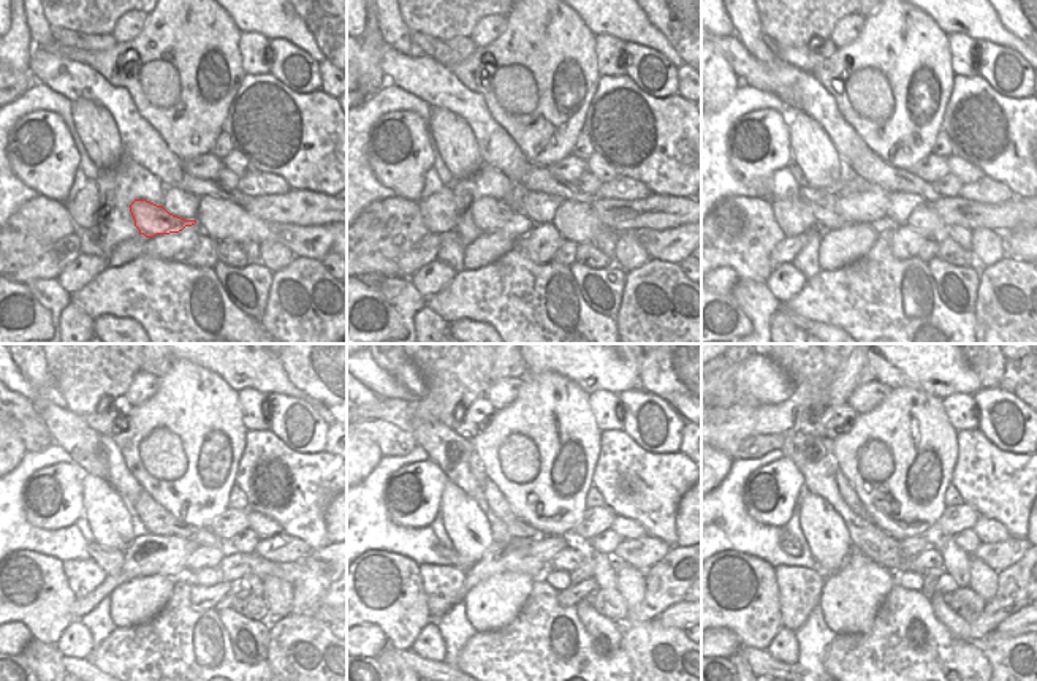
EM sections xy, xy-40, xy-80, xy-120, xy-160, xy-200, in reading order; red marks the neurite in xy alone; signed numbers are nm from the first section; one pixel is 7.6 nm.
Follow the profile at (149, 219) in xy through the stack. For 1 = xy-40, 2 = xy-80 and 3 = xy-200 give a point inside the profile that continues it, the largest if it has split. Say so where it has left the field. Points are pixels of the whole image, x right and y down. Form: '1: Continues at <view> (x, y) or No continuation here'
1: Continues at xy-40 (490, 214)
2: Continues at xy-80 (824, 205)
3: Continues at xy-200 (787, 542)

